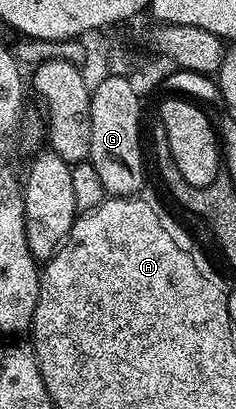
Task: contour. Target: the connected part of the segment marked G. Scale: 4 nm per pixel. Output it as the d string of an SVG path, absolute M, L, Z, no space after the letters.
M104 75L100 82L95 82L91 90L90 103L90 151L88 160L94 163L94 171L102 179L105 194L114 197L134 197L144 185L144 153L140 150L140 103L142 97L134 93L128 77Z

